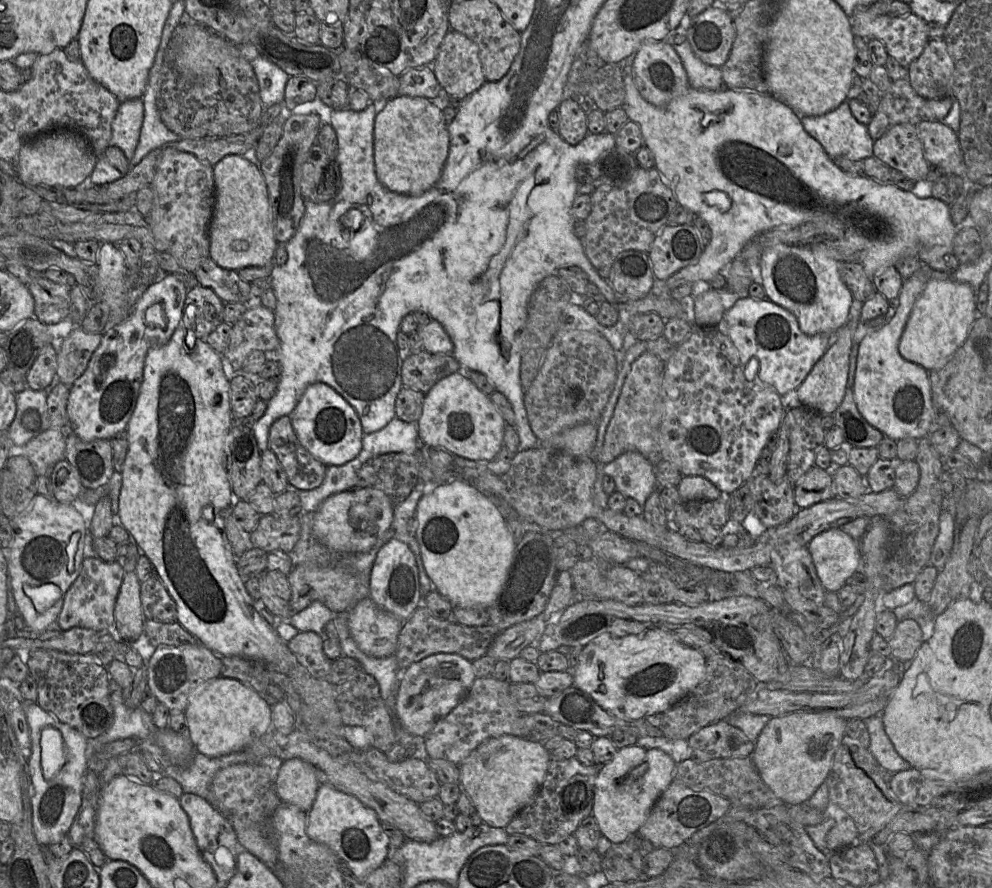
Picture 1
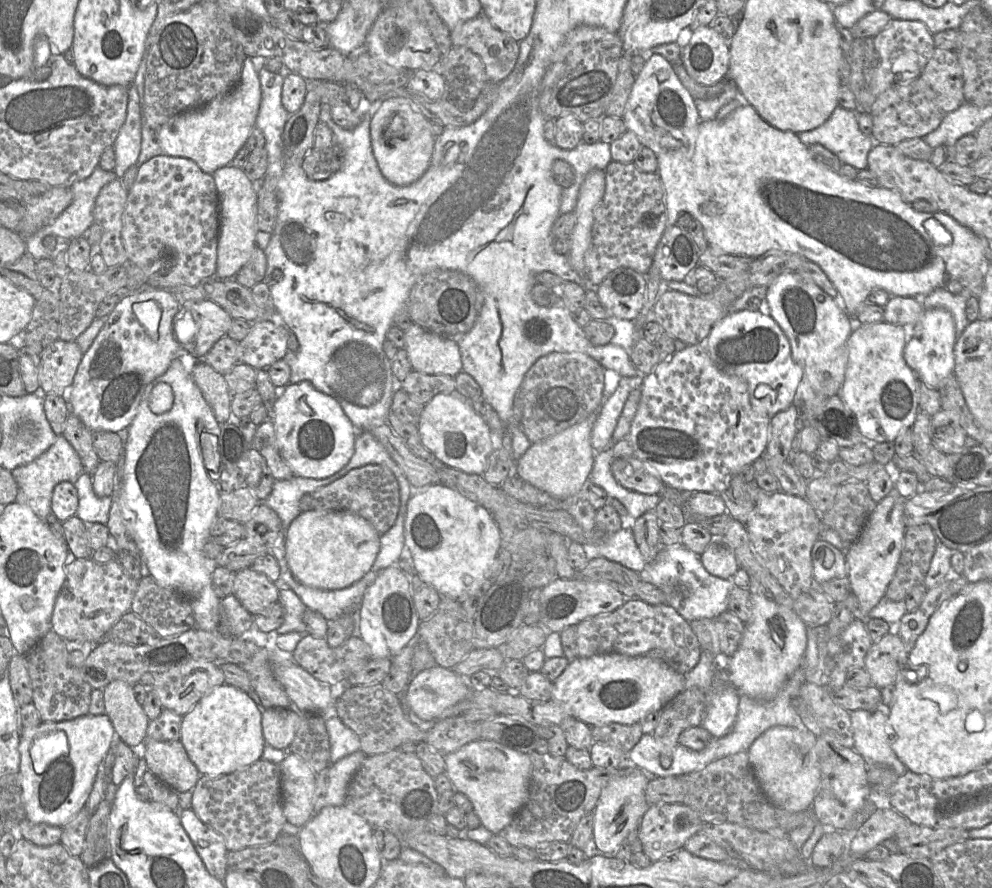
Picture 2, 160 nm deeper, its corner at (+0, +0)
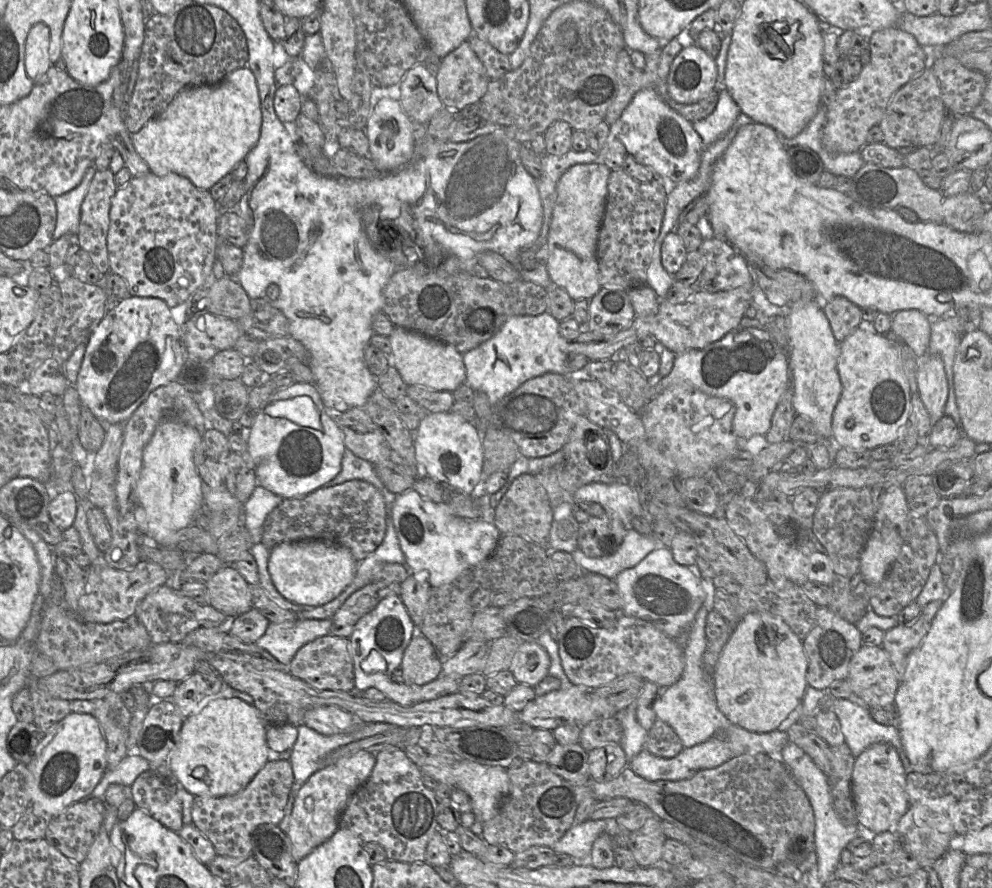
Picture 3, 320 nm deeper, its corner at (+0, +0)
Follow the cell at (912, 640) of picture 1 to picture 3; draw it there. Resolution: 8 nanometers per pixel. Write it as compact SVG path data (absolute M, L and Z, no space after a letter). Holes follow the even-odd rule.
M862 645L850 660L847 679L858 702L868 708L893 703L900 684L882 646Z

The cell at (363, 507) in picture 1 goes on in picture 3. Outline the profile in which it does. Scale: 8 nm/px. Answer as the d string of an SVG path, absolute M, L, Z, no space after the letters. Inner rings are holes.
M323 540L283 542L270 550L268 571L278 592L300 605L320 606L336 598L353 580L357 562L351 552Z

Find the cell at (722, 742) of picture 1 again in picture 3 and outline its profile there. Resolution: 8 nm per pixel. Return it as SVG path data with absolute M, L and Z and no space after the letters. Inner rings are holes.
M657 719L647 731L644 748L655 756L673 758L684 749L684 746L673 728Z

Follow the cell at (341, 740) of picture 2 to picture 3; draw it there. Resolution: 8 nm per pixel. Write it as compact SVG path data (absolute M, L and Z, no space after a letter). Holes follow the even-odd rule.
M362 723L349 733L322 735L305 724L298 726L296 742L291 749L290 762L294 781L291 790L298 792L307 779L325 765L325 757L333 750L354 741L378 735L397 726L388 723Z

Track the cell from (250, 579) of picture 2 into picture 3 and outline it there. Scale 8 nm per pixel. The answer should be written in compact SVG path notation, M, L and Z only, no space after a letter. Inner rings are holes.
M224 566L205 582L206 604L235 618L252 608L250 585L234 566Z

